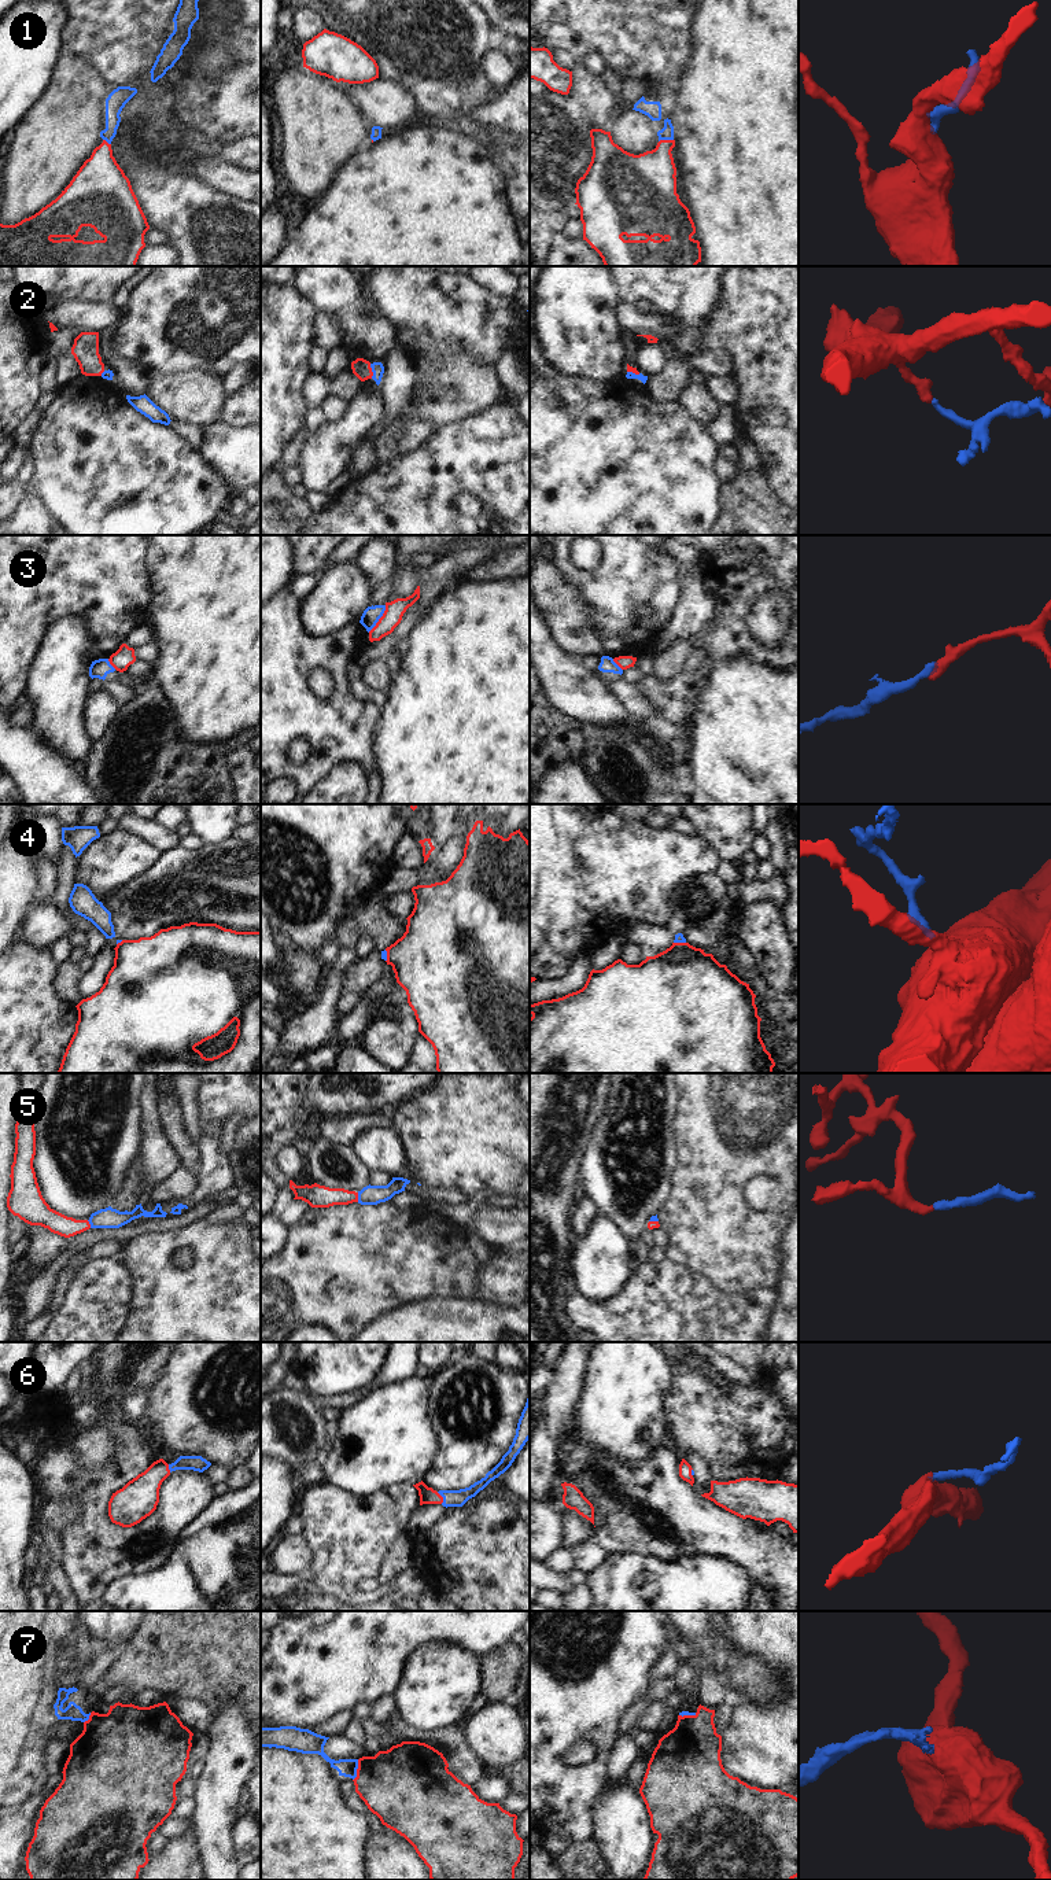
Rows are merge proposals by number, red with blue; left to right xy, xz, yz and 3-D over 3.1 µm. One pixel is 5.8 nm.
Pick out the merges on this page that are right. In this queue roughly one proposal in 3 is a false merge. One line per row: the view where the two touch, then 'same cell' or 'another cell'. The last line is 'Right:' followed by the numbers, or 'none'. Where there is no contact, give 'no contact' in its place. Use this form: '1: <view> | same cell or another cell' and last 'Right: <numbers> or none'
1: yz | same cell
2: xz | same cell
3: xz | another cell
4: yz | same cell
5: xz | same cell
6: xz | same cell
7: xz | another cell
Right: 1, 2, 4, 5, 6

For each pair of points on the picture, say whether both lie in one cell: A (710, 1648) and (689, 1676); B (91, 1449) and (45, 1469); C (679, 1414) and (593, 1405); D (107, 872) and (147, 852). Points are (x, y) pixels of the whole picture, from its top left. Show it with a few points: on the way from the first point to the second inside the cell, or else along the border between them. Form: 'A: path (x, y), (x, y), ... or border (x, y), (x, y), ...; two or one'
A: border (692, 1646), (696, 1652); two
B: border (65, 1440), (77, 1456), (80, 1473), (91, 1484); two
C: border (672, 1381), (672, 1386), (664, 1400), (670, 1441); two
D: path (117, 862), (125, 855), (137, 855); one

